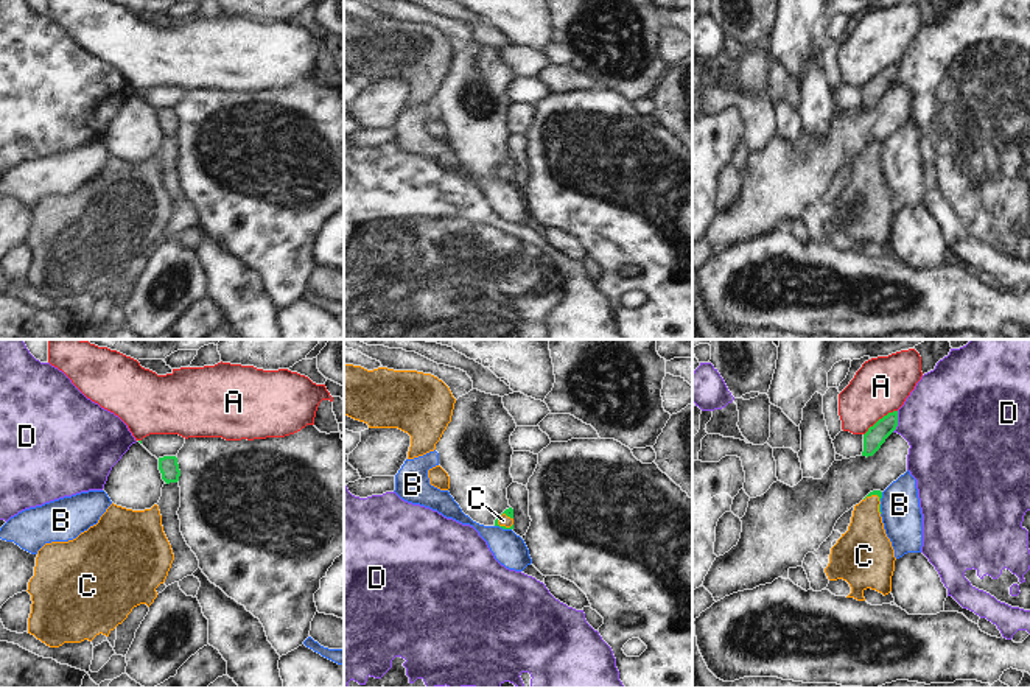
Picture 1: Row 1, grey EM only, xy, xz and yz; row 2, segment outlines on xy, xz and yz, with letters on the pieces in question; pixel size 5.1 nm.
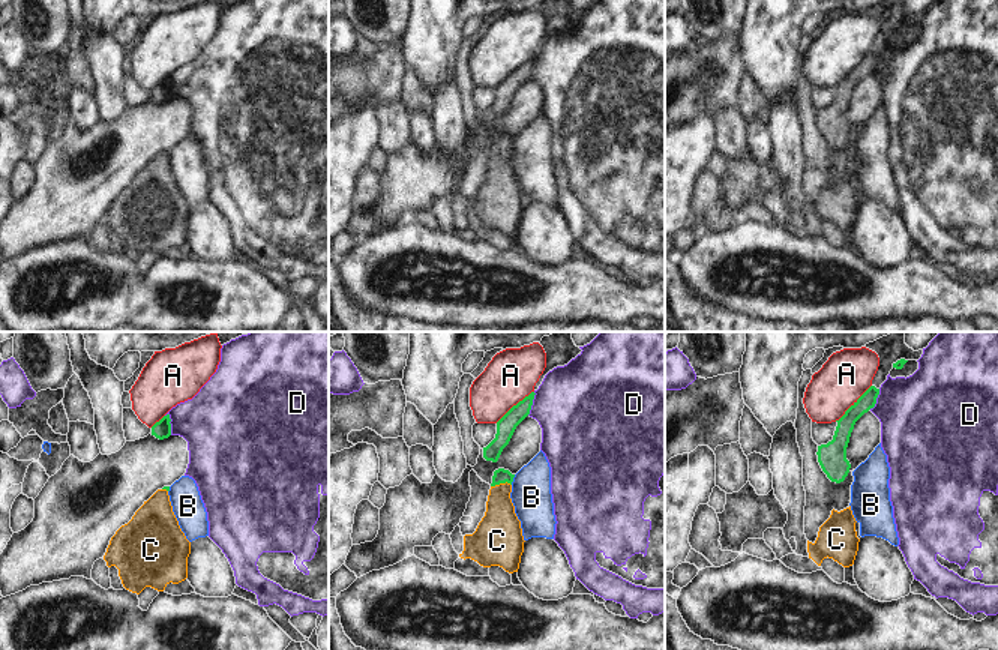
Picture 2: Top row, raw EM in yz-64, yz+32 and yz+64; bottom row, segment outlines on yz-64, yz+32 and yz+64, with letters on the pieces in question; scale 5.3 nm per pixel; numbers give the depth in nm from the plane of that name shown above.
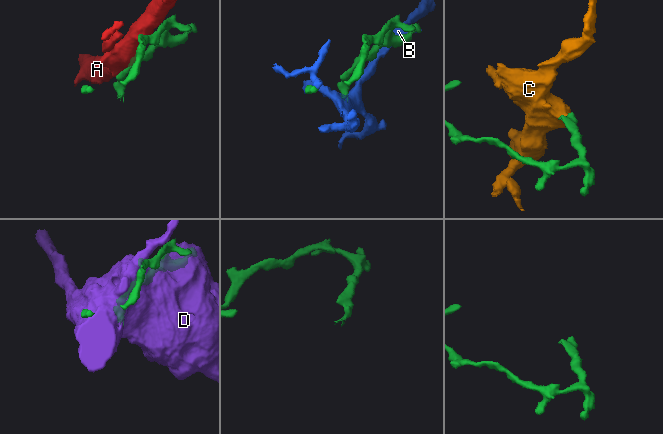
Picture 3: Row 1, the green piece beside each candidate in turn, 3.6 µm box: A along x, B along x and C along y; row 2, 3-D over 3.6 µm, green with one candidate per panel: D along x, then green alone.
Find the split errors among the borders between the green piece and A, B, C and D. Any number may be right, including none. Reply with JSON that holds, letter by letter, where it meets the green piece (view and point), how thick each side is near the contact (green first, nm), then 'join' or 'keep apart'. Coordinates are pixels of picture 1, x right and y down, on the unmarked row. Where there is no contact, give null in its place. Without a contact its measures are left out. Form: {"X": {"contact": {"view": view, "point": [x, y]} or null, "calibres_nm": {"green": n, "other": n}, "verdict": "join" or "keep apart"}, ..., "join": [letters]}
{"A": {"contact": {"view": "yz", "point": [879, 70]}, "calibres_nm": {"green": 110, "other": 280}, "verdict": "keep apart"}, "B": {"contact": {"view": "xz", "point": [503, 179]}, "calibres_nm": {"green": 20, "other": 170}, "verdict": "keep apart"}, "C": {"contact": {"view": "xz", "point": [501, 178]}, "calibres_nm": {"green": 20, "other": 60}, "verdict": "join"}, "D": {"contact": {"view": "yz", "point": [896, 73]}, "calibres_nm": {"green": 110, "other": 440}, "verdict": "keep apart"}, "join": ["C"]}

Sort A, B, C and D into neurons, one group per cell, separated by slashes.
A / B / C / D

